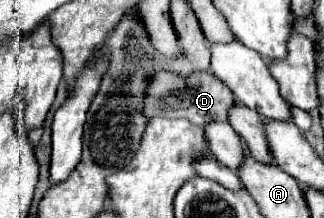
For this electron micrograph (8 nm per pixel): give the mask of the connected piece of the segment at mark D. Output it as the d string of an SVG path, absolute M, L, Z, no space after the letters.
M158 70L150 80L146 106L142 112L148 118L152 118L152 116L188 118L190 122L194 122L198 126L206 126L208 122L228 120L228 106L232 106L232 102L234 102L232 92L210 72L204 72L202 76L192 74L192 78L180 78L180 74Z

